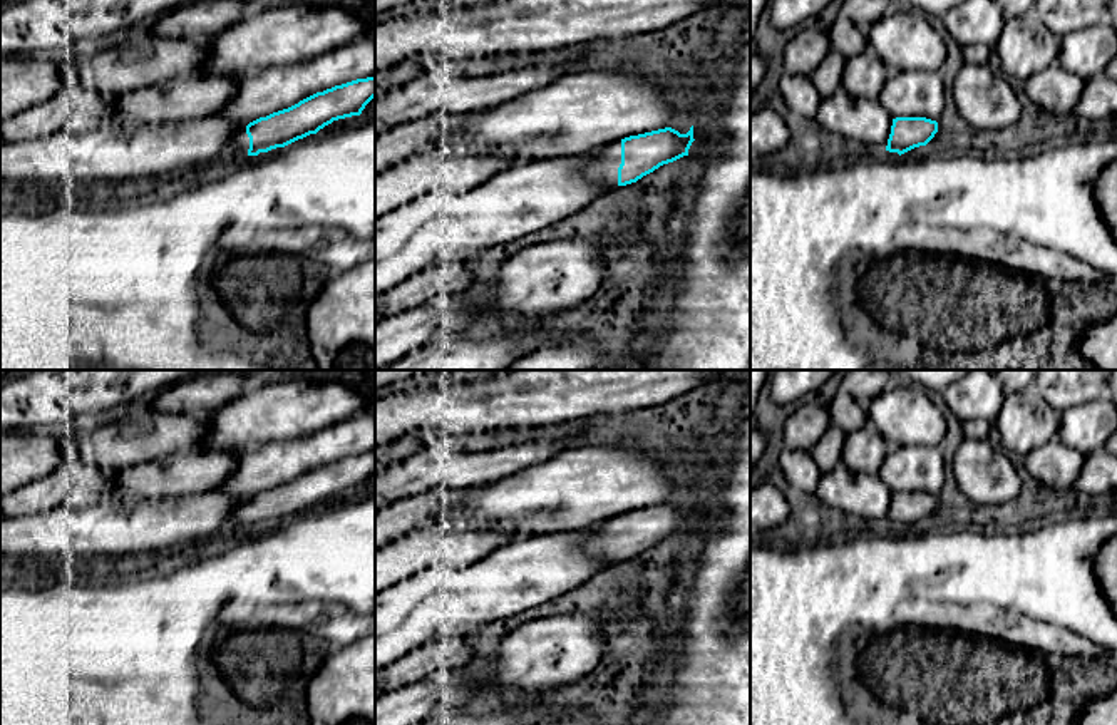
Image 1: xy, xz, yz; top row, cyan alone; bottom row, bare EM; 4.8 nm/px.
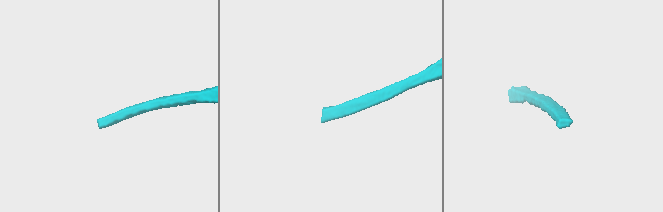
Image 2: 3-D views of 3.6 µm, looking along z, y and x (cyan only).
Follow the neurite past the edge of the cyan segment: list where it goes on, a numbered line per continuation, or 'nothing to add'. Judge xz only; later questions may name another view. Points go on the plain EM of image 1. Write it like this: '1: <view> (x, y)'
1: xz (603, 545)

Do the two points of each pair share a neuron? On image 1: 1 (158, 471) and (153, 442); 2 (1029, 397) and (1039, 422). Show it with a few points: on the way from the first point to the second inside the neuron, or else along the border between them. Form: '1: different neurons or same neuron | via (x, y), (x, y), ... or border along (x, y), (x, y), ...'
1: different neurons | border along (195, 447), (171, 451), (119, 471)
2: same neuron | via (1029, 404), (1032, 416)

